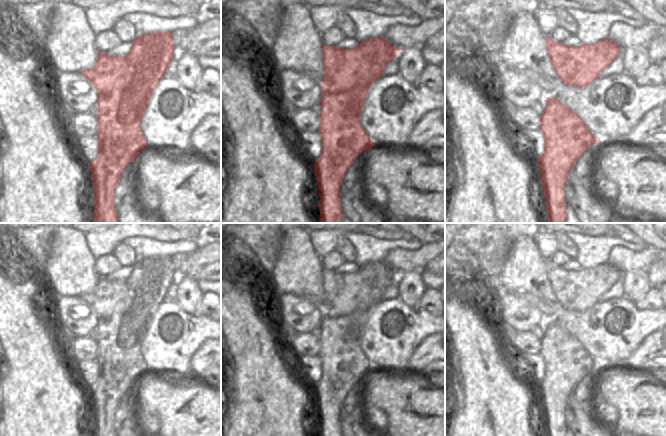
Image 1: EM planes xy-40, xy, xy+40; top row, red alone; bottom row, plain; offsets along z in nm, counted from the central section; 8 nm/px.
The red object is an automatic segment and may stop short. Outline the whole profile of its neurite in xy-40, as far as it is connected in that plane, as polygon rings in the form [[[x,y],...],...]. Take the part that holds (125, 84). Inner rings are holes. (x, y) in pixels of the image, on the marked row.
[[[151,32],[137,37],[127,56],[98,52],[94,67],[80,73],[98,91],[98,155],[89,164],[94,187],[94,223],[118,223],[114,191],[126,166],[148,147],[140,123],[150,97],[173,57],[172,32]]]

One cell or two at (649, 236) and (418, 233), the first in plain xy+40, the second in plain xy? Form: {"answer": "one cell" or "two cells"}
{"answer": "one cell"}

